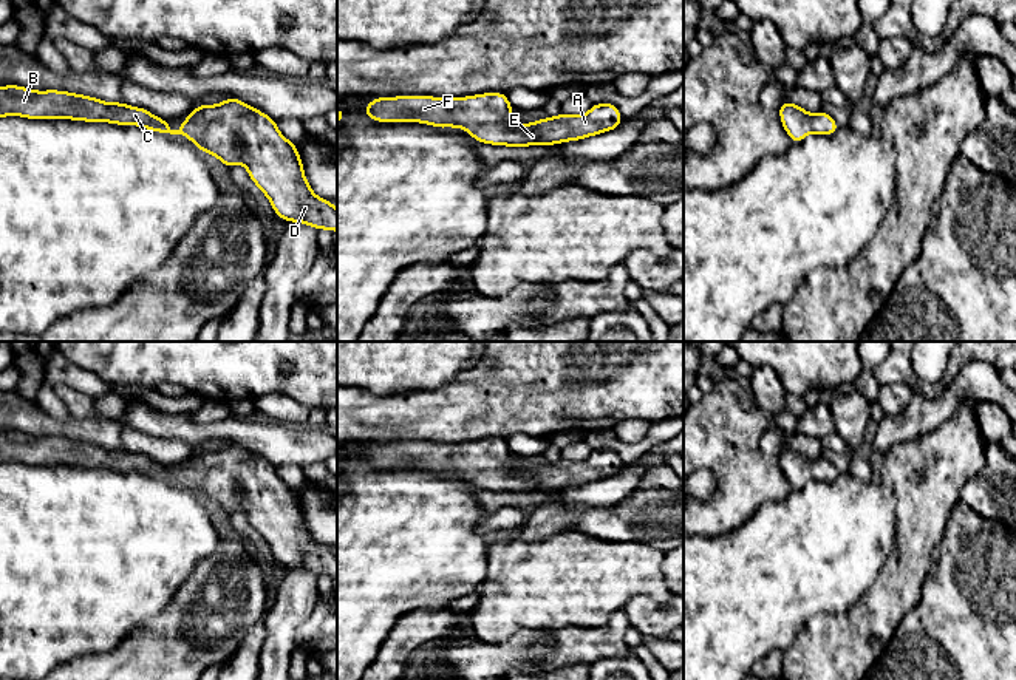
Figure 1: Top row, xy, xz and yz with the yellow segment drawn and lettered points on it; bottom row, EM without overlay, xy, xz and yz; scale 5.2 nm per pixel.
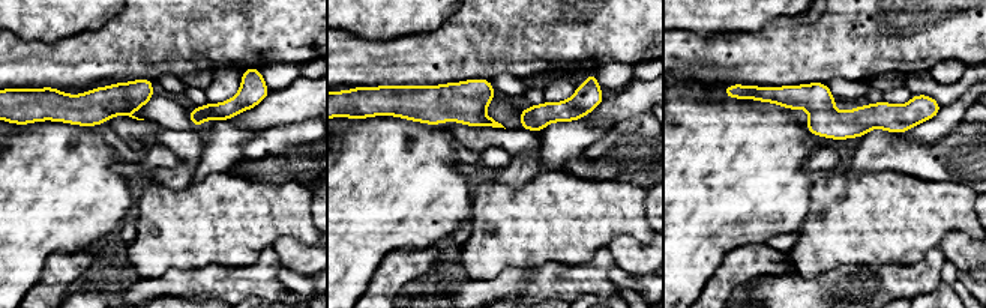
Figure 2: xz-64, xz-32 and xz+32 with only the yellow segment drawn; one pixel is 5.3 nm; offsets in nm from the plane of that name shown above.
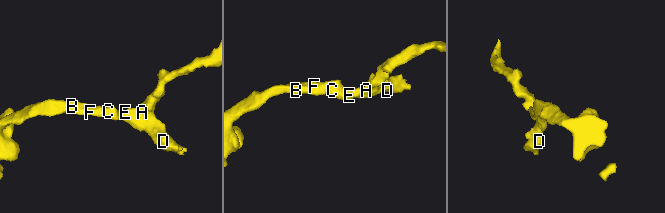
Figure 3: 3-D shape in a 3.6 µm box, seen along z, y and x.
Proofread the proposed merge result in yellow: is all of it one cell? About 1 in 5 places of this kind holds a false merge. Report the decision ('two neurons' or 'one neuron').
one neuron

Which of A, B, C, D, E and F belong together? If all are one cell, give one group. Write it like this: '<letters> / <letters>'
A B C D E F

